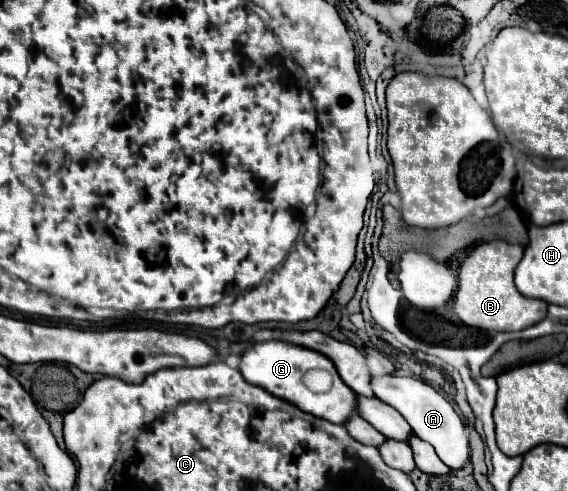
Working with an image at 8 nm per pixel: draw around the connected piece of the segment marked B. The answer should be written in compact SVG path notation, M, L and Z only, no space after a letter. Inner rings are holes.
M504 240L478 244L470 252L470 256L460 266L458 286L452 298L454 312L466 326L496 332L516 332L546 318L548 304L542 300L522 296L514 286L514 270L522 260L522 254L524 254L522 246L508 244Z

